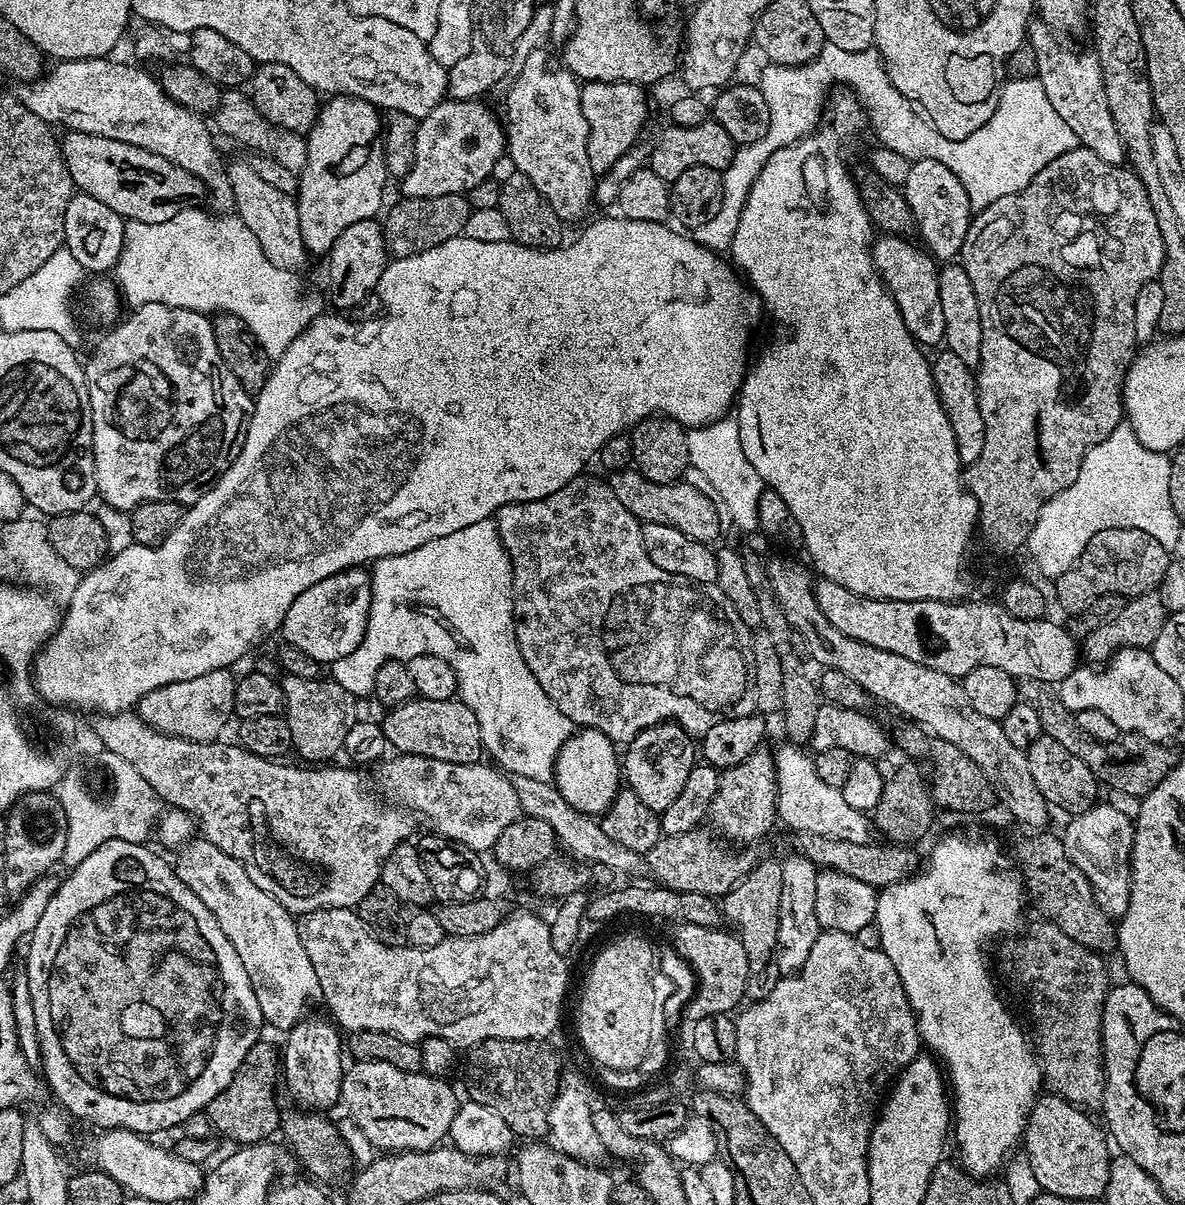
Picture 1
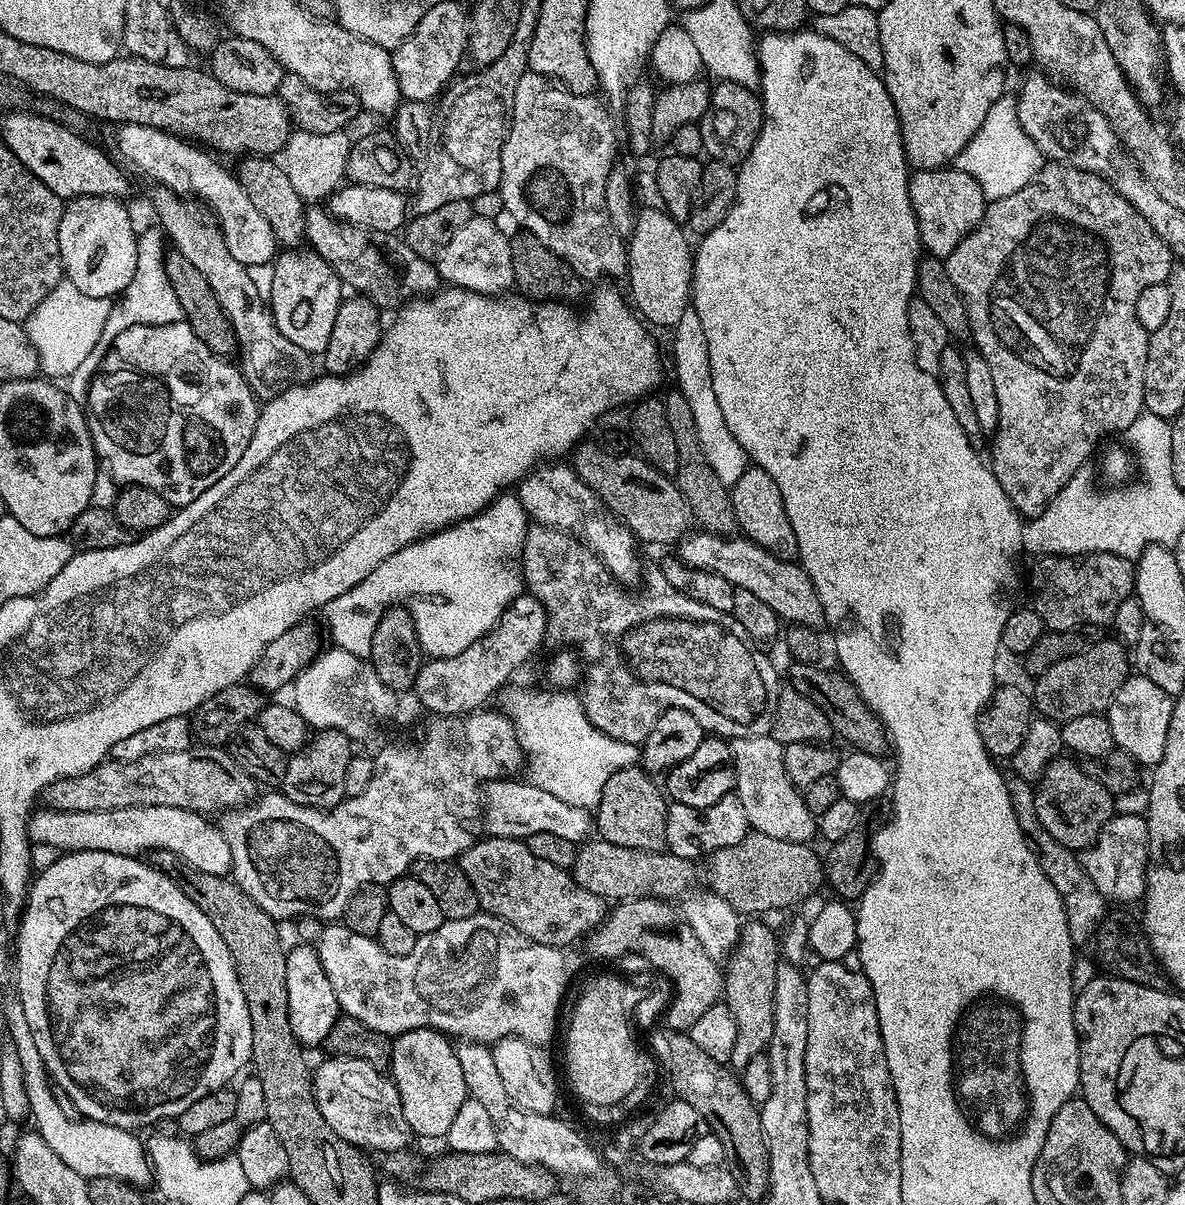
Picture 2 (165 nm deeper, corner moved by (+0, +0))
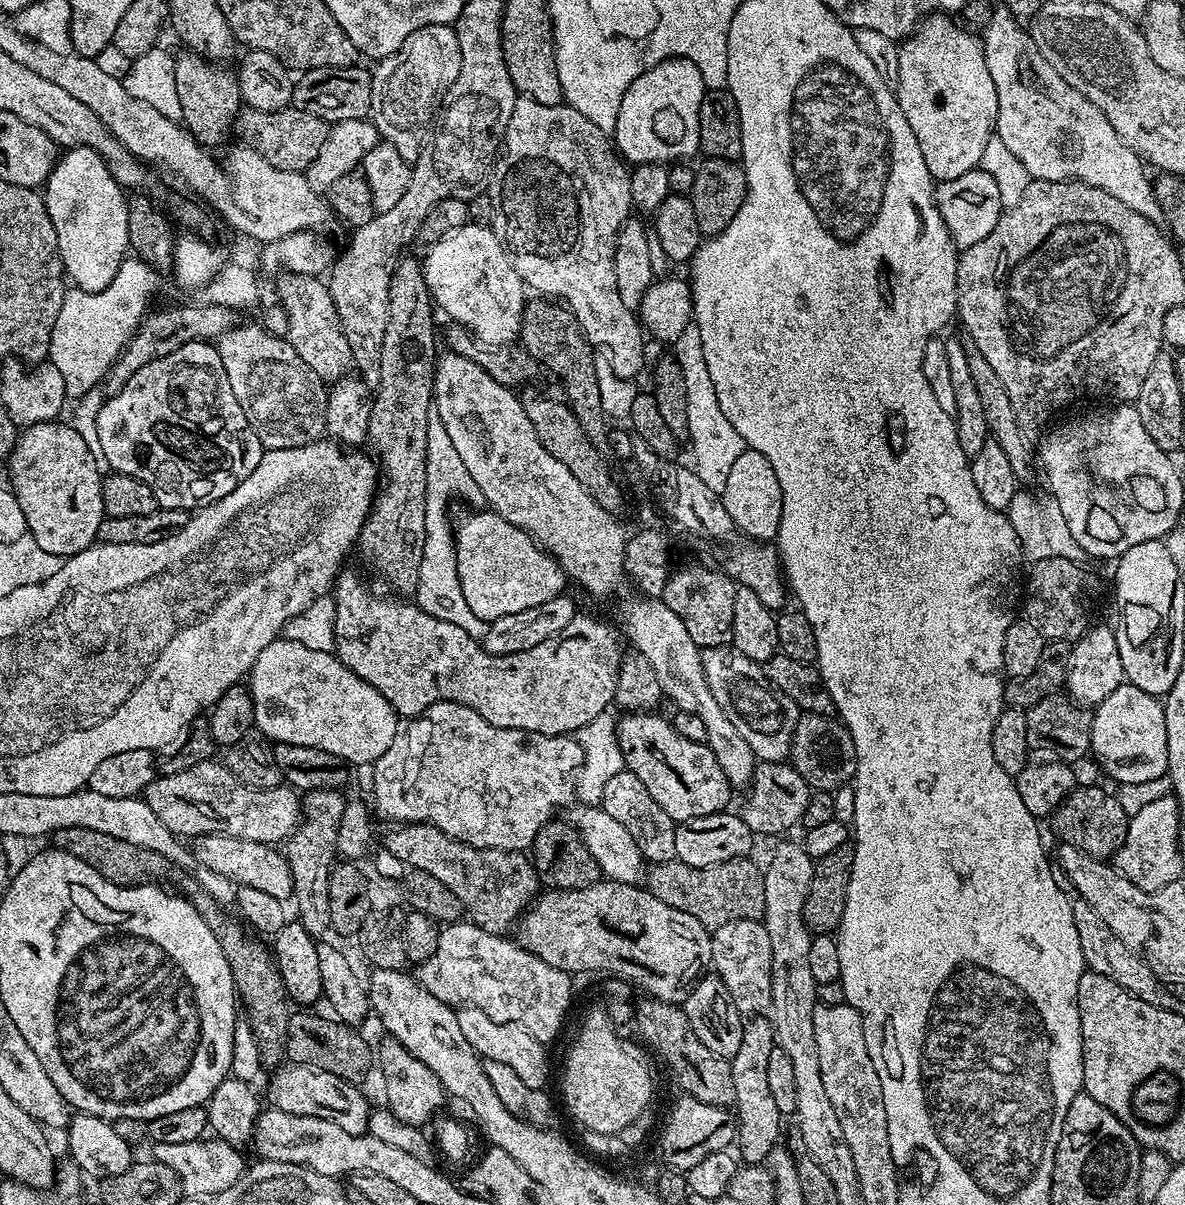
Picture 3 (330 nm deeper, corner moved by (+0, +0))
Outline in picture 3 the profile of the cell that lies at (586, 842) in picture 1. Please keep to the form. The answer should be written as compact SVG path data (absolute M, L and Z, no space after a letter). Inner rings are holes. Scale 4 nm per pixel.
M735 920L712 932L712 968L726 982L734 1006L741 1016L751 1018L772 1007L772 951L770 934L760 920Z

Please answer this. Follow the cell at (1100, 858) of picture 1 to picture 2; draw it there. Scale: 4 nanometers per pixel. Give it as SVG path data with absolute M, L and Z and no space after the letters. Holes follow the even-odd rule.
M1113 814L1102 826L1098 838L1089 848L1079 853L1080 864L1090 874L1090 882L1098 886L1105 901L1143 901L1148 877L1148 821L1144 816L1134 814Z

